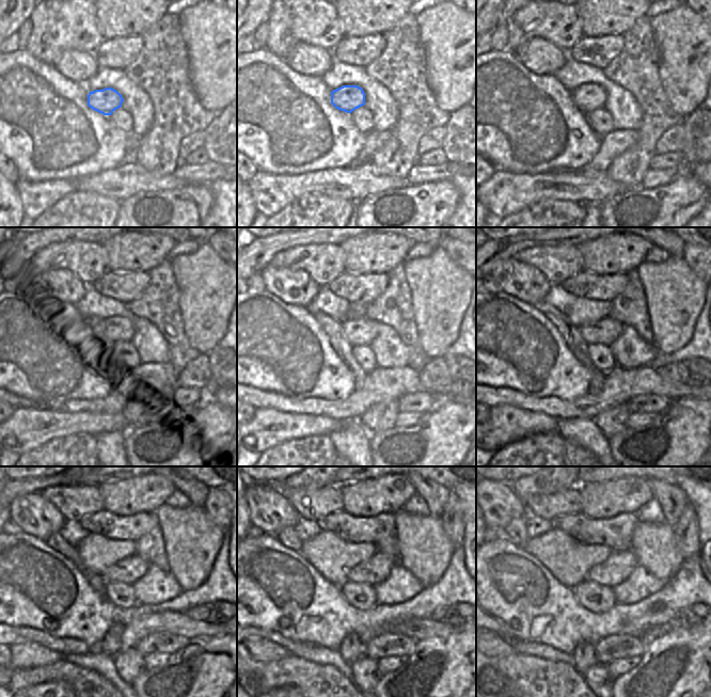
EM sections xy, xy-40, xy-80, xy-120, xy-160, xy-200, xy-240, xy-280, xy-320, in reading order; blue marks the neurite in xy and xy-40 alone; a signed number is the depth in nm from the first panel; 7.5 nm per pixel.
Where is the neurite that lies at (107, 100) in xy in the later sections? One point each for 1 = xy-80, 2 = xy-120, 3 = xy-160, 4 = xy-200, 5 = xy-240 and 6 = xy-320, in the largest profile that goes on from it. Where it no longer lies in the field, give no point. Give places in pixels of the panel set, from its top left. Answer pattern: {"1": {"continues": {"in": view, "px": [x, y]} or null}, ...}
{"1": {"continues": {"in": "xy-80", "px": [588, 97]}}, "2": {"continues": {"in": "xy-120", "px": [115, 333]}}, "3": {"continues": {"in": "xy-160", "px": [362, 331]}}, "4": {"continues": {"in": "xy-200", "px": [605, 331]}}, "5": {"continues": {"in": "xy-240", "px": [129, 570]}}, "6": {"continues": {"in": "xy-320", "px": [617, 567]}}}

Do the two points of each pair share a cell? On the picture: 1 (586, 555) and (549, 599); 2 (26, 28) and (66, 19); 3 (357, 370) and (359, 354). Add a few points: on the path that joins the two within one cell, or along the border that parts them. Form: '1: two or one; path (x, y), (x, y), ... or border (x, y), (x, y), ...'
1: two; border (543, 567), (571, 589)
2: two; border (30, 19), (31, 34), (25, 48)
3: two; border (351, 346), (353, 359), (366, 374)

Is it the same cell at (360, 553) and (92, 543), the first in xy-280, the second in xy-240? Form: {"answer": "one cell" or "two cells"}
{"answer": "one cell"}

